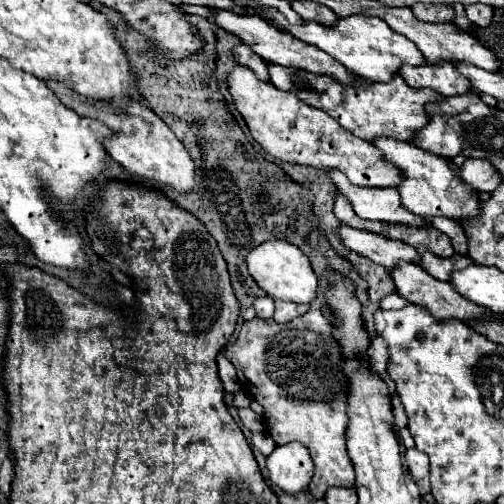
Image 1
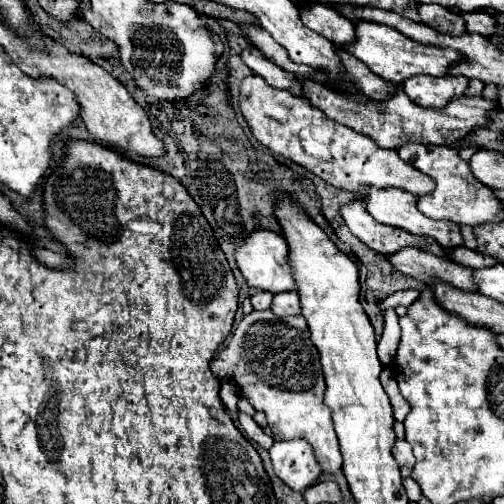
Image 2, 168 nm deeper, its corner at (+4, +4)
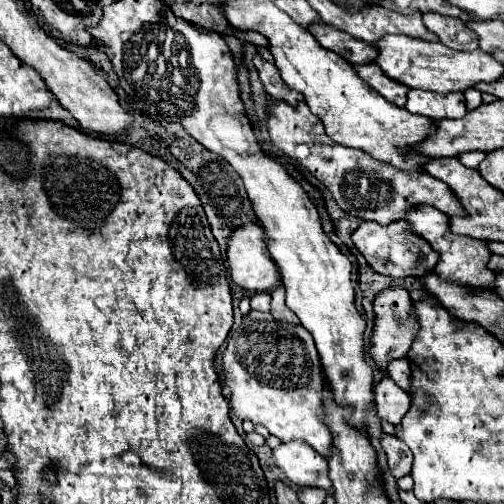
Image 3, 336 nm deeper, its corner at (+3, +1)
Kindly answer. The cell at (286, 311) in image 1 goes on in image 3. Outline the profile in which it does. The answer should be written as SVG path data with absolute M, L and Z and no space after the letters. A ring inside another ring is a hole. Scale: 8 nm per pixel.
M276 287L272 291L272 303L270 303L270 313L274 319L278 321L288 321L288 323L294 323L298 325L298 317L284 305L284 287Z

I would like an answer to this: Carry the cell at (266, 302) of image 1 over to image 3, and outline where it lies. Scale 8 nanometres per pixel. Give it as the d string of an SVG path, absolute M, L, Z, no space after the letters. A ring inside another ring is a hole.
M256 293L252 299L250 299L250 305L252 309L256 311L268 311L270 309L270 293Z

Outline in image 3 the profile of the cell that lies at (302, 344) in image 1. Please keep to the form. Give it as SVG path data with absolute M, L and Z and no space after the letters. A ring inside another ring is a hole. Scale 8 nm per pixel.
M250 311L226 341L222 379L232 391L232 411L238 419L264 425L280 441L302 439L330 459L332 433L324 423L322 365L314 339L302 325L276 321L270 313Z

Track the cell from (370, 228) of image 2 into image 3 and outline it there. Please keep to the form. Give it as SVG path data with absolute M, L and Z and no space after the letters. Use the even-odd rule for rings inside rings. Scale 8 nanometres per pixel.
M362 221L360 227L354 229L352 233L352 241L374 271L390 277L408 277L408 275L420 277L422 273L432 271L434 265L438 263L438 253L430 247L430 243L414 235L406 221L392 221L390 225L380 225L376 221Z

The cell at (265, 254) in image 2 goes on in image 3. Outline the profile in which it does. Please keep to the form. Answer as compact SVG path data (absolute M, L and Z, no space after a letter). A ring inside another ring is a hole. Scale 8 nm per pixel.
M256 223L234 231L228 243L228 263L232 281L242 289L272 291L282 283L280 271L268 255L264 229Z

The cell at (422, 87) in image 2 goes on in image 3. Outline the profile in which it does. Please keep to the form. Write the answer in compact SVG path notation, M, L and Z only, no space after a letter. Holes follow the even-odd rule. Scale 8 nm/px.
M410 89L408 91L408 103L406 109L416 115L424 115L432 121L438 119L460 119L466 115L466 103L464 95L454 91L454 93L432 93L432 91L422 91L422 89Z

